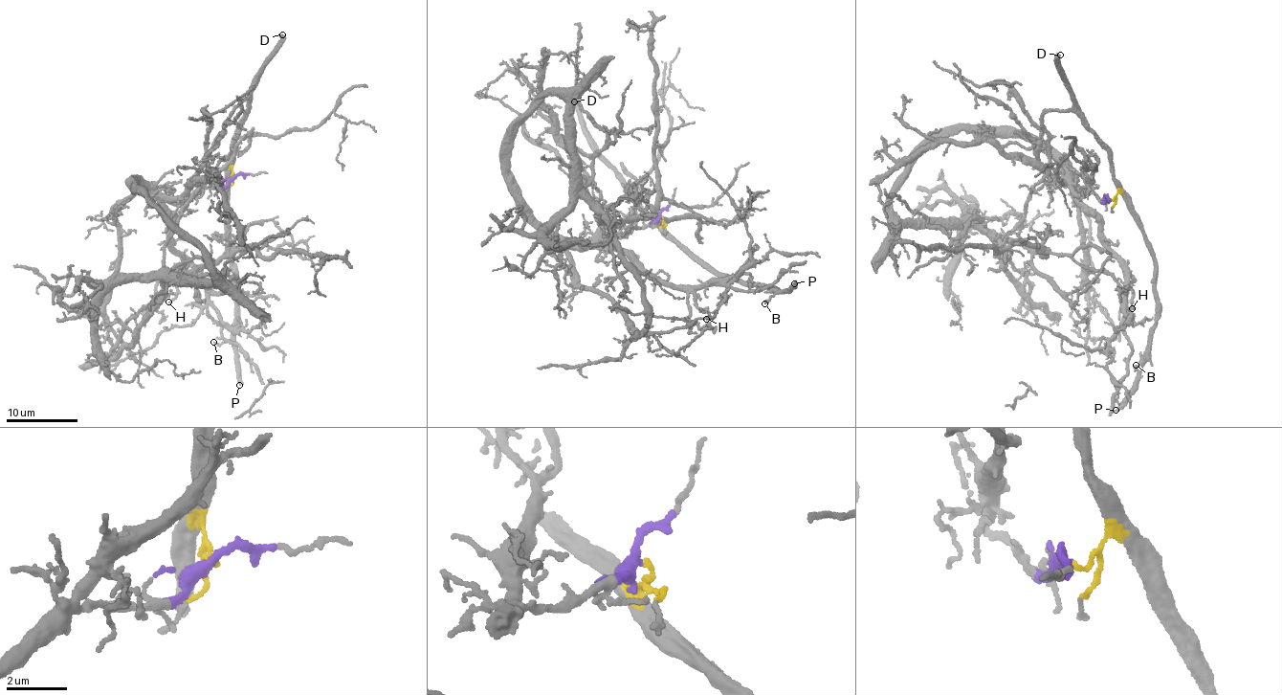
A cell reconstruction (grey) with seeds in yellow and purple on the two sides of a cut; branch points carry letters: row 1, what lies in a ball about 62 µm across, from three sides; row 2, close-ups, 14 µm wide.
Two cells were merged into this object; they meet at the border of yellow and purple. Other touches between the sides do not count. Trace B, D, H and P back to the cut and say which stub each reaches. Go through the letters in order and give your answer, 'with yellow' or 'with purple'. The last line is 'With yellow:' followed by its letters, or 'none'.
B: with yellow
D: with yellow
H: with purple
P: with yellow
With yellow: B, D, P

